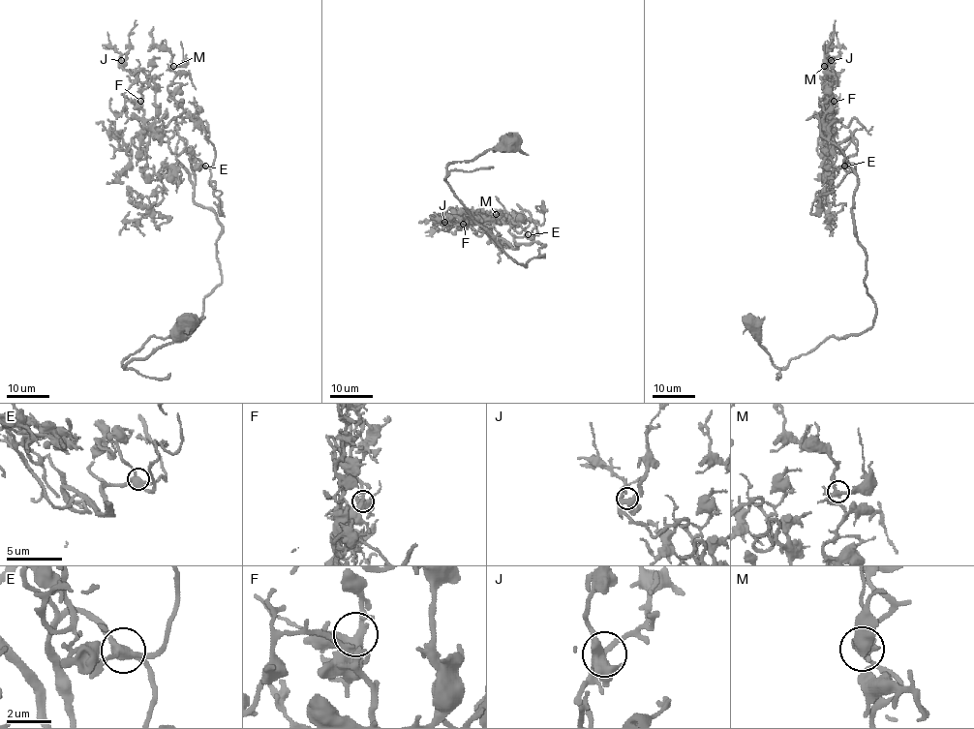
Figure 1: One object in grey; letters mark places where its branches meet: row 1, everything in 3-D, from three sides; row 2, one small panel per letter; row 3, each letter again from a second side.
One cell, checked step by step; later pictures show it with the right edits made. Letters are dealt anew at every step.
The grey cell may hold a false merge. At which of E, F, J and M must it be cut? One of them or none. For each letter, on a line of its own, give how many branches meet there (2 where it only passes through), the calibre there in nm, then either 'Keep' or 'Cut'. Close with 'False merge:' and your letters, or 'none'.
E: Branches: 4. Thickness 360 nm. Keep
F: Branches: 4. Thickness 360 nm. Keep
J: Branches: 4. Thickness 400 nm. Keep
M: Branches: 4. Thickness 240 nm. Keep
False merge: none

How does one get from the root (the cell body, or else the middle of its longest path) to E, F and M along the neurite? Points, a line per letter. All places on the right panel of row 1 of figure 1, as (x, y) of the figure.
E: (753, 325), (778, 368), (831, 336), (872, 325), (867, 252), (851, 211), (858, 177), (847, 158), (844, 166)
F: (753, 325), (778, 368), (872, 325), (851, 211), (857, 147), (852, 139), (836, 151), (834, 101)
M: (753, 325), (784, 368), (876, 316), (851, 211), (858, 177), (828, 139), (833, 107), (819, 104), (824, 66)

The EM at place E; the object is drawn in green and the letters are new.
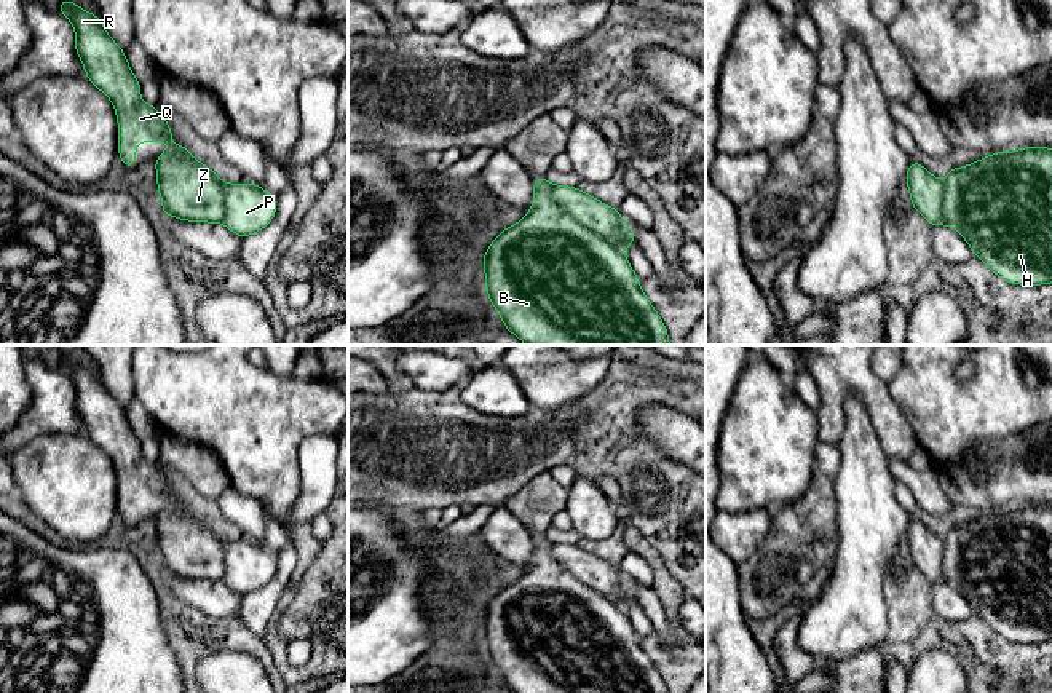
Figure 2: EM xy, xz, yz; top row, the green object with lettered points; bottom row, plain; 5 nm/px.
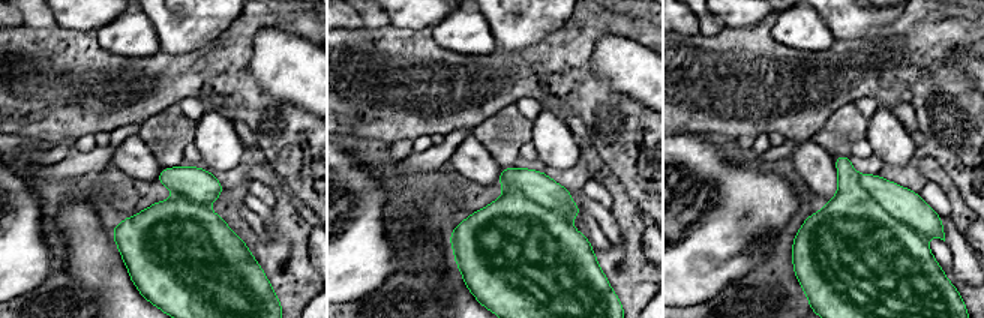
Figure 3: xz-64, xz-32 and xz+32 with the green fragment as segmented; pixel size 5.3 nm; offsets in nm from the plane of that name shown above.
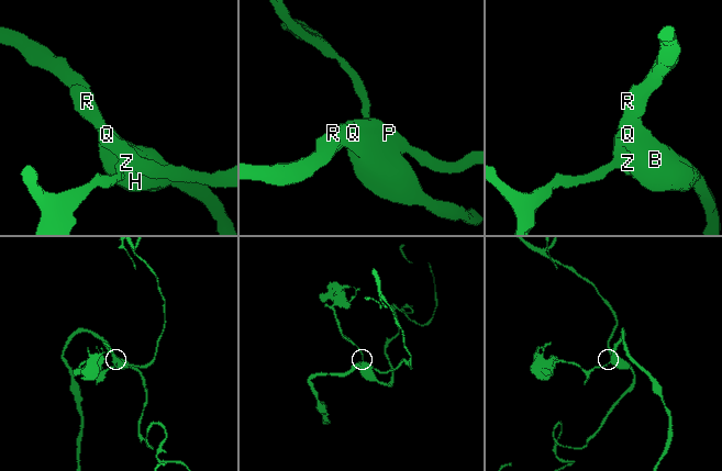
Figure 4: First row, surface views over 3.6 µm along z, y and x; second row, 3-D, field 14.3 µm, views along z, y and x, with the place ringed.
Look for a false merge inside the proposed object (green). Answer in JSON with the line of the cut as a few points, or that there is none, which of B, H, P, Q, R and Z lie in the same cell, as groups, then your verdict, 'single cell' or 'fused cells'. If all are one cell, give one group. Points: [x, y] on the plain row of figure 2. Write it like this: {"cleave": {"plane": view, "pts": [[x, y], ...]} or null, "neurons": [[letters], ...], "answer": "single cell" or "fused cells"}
{"cleave": null, "neurons": [["B", "H", "P", "Q", "R", "Z"]], "answer": "single cell"}

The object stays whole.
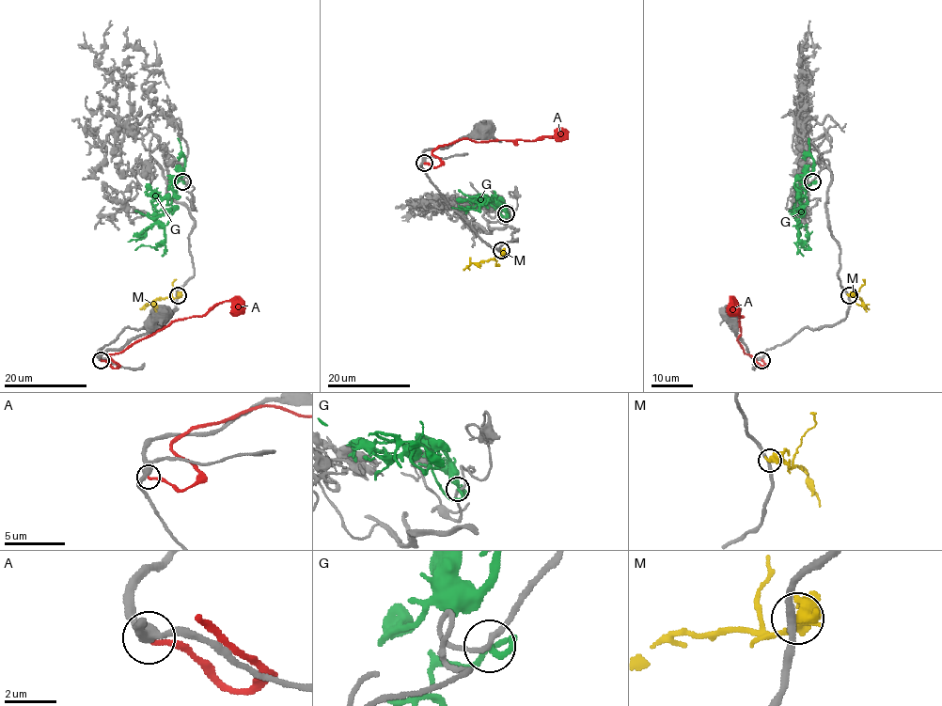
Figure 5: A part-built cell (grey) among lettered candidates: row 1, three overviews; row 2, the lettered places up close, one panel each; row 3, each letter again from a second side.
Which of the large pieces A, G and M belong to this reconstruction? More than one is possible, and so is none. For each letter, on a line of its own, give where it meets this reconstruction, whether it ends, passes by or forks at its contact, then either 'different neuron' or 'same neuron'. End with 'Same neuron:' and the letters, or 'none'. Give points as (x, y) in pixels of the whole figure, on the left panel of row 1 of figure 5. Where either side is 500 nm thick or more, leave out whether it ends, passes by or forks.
A: meets grey at (101, 360); it ends there; different neuron
G: meets grey at (182, 181); it passes by; same neuron
M: meets grey at (178, 295); it passes by; different neuron
Same neuron: G

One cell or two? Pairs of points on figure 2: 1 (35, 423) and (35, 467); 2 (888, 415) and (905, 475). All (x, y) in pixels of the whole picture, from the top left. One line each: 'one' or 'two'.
1: two
2: two

